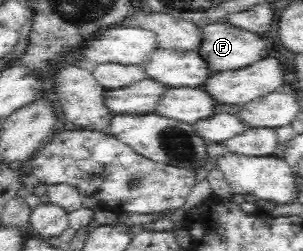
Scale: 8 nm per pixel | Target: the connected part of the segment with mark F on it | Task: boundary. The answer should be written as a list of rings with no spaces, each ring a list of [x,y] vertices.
[[[212,21],[208,25],[201,26],[201,35],[198,55],[206,62],[210,73],[240,70],[269,57],[266,40],[262,40],[254,32]]]

